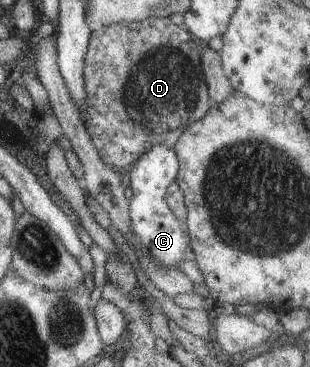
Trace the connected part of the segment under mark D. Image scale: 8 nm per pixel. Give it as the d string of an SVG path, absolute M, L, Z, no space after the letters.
M149 17L130 23L111 23L111 25L99 26L96 31L91 31L83 59L82 77L86 99L85 113L83 113L83 117L80 117L80 119L85 121L84 127L86 133L89 135L99 158L103 163L111 165L117 170L130 167L133 162L149 149L149 147L159 145L173 148L177 139L179 139L179 135L181 135L191 123L195 123L195 120L201 119L211 105L201 68L200 49L195 45L195 41L191 39L191 35L185 31L185 29L179 29L179 27L173 25L168 17Z

